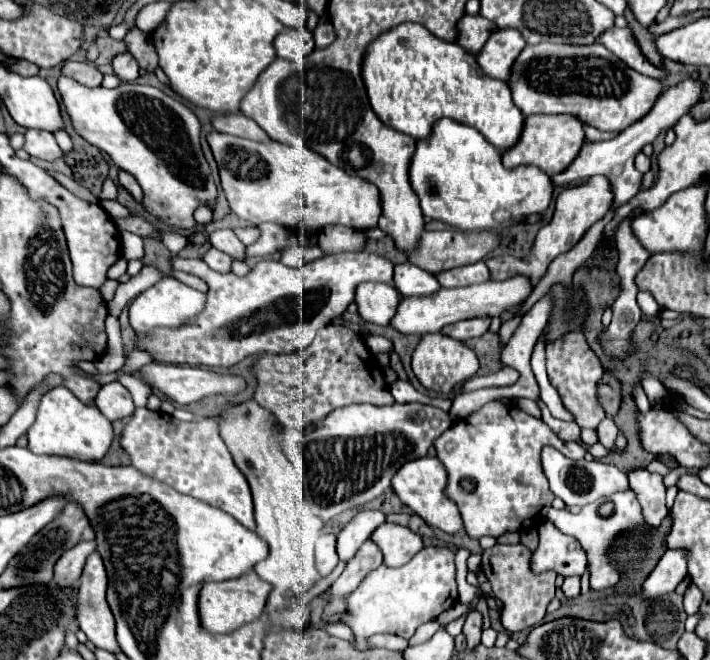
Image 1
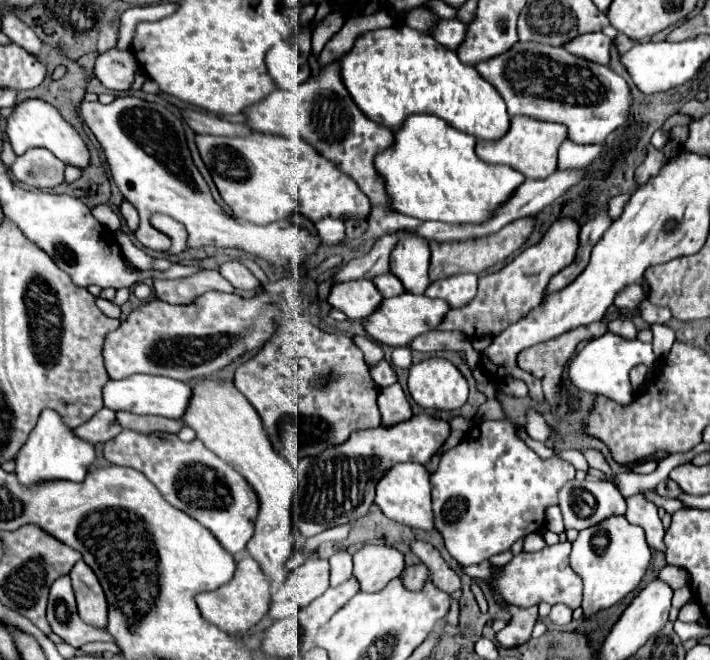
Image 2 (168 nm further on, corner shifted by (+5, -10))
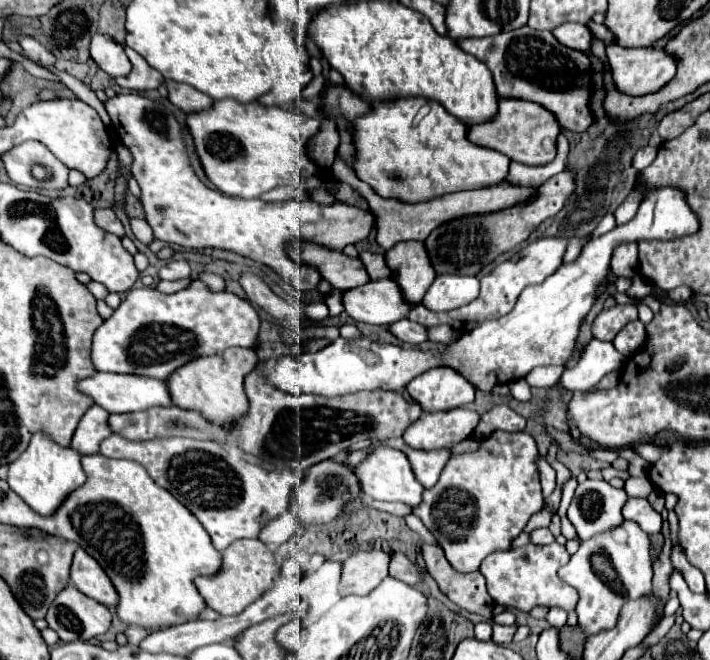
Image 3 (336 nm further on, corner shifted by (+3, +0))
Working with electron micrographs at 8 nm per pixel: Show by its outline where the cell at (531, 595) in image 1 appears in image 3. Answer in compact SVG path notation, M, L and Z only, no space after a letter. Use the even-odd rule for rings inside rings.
M493 624L491 640L497 642L497 644L511 644L515 630L517 630L515 626L497 626L497 624Z

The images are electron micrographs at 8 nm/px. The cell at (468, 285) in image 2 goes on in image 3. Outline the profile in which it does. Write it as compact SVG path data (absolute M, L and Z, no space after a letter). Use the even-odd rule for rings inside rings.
M443 274L437 276L423 298L423 306L433 312L447 312L473 302L479 296L479 280L475 276Z

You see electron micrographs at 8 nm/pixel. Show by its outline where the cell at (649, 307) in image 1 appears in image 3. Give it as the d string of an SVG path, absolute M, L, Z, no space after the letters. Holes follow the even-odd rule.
M623 242L615 246L611 256L611 270L615 276L627 276L627 278L633 278L637 274L637 244L635 242Z

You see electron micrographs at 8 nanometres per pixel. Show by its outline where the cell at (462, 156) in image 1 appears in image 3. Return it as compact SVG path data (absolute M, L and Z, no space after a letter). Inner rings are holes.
M421 96L397 98L371 104L371 110L353 122L355 160L353 170L359 180L367 182L381 198L395 198L401 202L427 202L435 196L495 186L505 180L509 158L497 150L475 146L467 140L467 126L449 114L439 102Z

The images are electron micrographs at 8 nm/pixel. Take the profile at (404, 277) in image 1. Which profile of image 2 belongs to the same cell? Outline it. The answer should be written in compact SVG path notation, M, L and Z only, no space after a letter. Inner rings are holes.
M385 274L385 276L377 276L375 280L375 286L379 288L379 292L385 296L385 298L395 298L395 296L401 296L405 294L405 288L401 284L401 280L393 274Z

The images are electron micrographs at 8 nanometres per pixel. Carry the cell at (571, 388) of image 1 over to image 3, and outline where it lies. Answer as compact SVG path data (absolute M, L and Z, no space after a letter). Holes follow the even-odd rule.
M617 304L609 310L601 310L593 322L593 336L597 340L613 340L619 330L623 330L633 320L637 320L635 304Z

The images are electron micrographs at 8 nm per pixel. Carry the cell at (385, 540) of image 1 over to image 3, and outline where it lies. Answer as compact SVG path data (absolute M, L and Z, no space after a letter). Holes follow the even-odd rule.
M383 550L357 552L357 554L349 556L343 562L339 594L341 596L369 594L371 590L375 590L381 584L381 580L385 580L389 576L387 566L389 566L389 554L385 554Z

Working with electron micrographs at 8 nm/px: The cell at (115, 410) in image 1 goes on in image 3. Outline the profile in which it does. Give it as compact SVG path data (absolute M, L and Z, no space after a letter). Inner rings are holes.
M91 406L83 414L73 434L71 440L73 450L77 450L79 454L97 454L101 442L111 436L111 428L107 426L107 416L109 414L105 410L99 410L99 406Z

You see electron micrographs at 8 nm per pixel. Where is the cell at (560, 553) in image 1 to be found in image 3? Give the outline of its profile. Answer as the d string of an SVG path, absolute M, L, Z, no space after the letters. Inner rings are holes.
M553 542L549 546L535 546L527 544L523 548L511 548L505 552L489 554L481 562L481 574L487 580L487 590L491 598L505 606L505 608L517 608L521 612L529 612L535 606L547 606L547 608L563 608L571 612L577 604L575 588L563 584L557 576L557 570L569 562L569 554L565 546Z

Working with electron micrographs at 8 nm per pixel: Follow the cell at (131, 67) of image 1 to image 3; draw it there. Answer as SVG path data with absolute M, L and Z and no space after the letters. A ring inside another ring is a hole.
M95 34L91 38L91 58L101 70L109 76L127 76L131 70L129 58L123 52L123 46L117 44L109 34Z

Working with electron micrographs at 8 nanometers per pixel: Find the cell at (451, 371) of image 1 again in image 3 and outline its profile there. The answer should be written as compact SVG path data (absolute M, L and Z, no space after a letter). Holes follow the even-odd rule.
M451 368L423 372L407 384L407 392L423 412L447 412L475 400L475 388Z

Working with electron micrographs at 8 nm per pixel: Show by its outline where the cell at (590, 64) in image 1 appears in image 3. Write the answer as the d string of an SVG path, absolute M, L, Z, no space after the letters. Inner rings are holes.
M523 26L519 30L487 38L463 38L457 40L457 44L491 70L499 96L521 98L545 106L555 114L563 130L583 132L593 124L593 116L587 106L591 96L589 58L579 50L559 44L551 32Z

